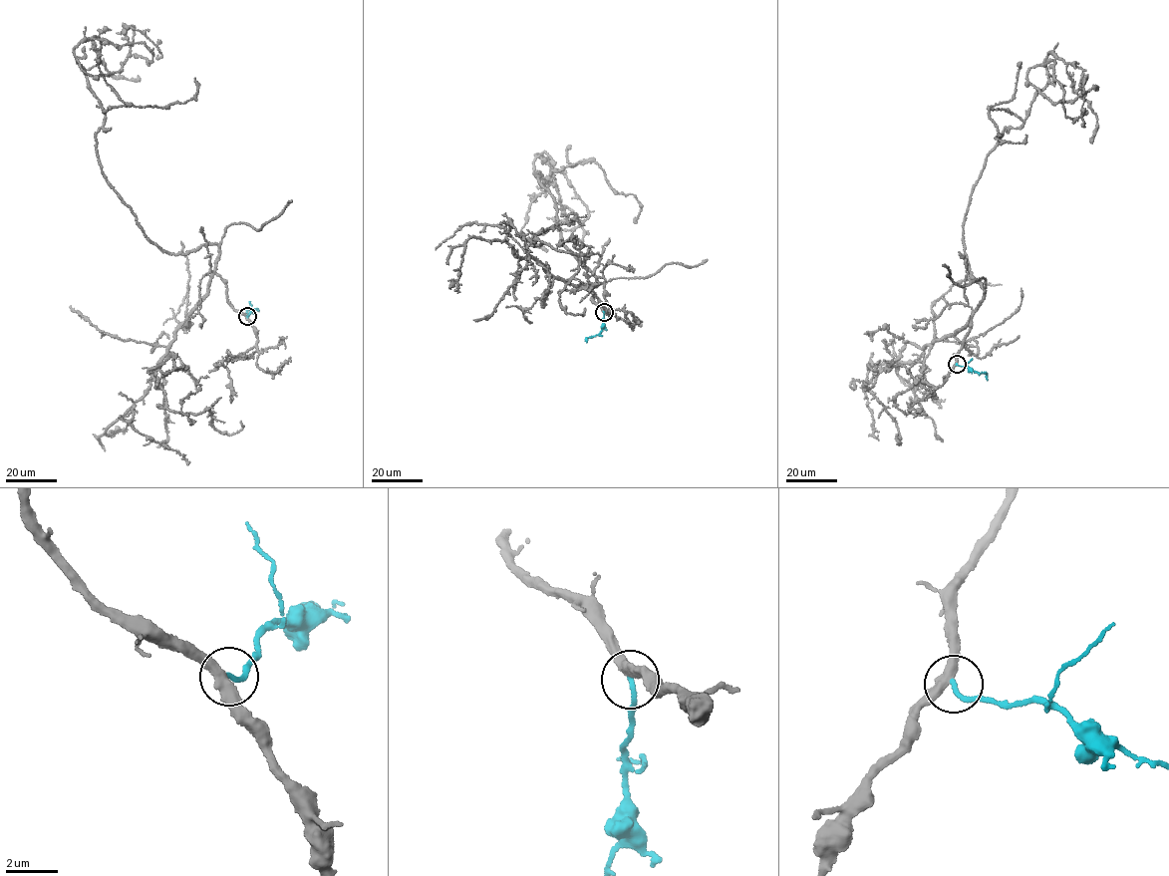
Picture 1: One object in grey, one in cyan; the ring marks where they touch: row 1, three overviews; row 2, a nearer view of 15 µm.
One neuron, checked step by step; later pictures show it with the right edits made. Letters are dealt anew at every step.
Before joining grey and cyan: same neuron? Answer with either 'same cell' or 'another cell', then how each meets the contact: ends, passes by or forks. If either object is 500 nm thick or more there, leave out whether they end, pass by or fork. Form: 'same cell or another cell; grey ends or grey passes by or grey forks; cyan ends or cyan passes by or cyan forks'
same cell; grey passes by; cyan ends

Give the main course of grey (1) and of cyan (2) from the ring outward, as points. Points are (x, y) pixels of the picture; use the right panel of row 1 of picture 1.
1: (956, 364), (985, 292), (965, 214), (1047, 84), (1029, 68), (1055, 104), (1085, 79), (1084, 127)
2: (956, 364), (985, 373), (987, 380)

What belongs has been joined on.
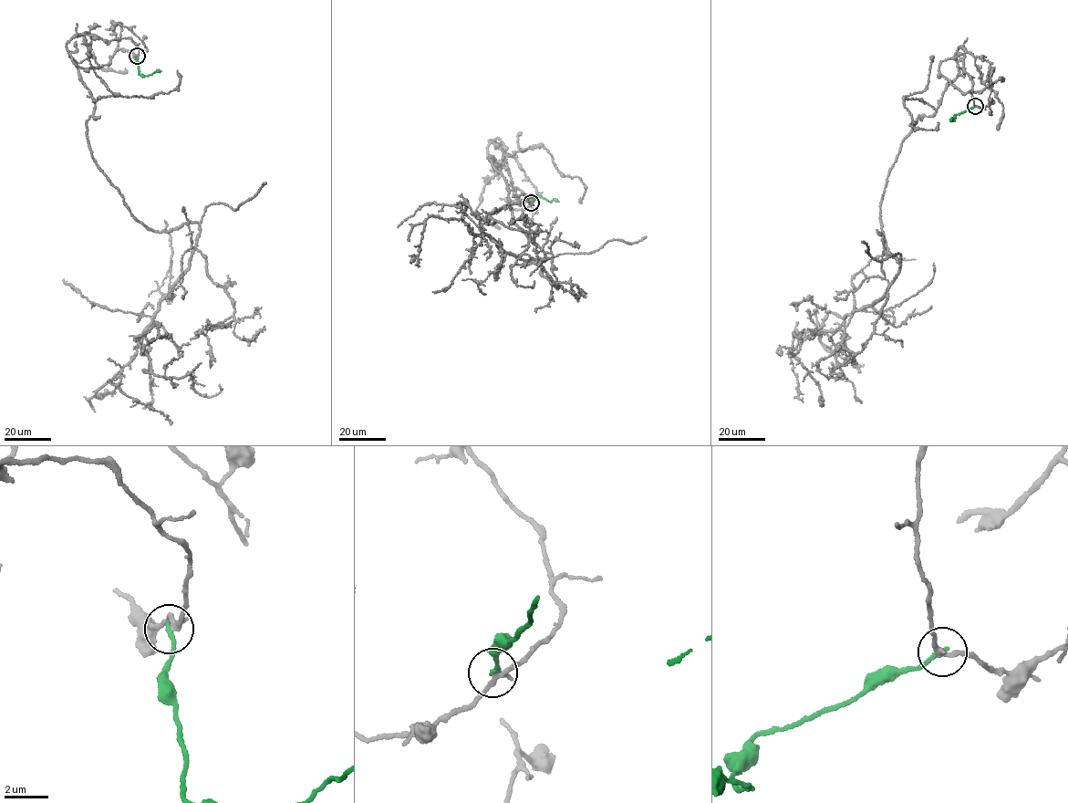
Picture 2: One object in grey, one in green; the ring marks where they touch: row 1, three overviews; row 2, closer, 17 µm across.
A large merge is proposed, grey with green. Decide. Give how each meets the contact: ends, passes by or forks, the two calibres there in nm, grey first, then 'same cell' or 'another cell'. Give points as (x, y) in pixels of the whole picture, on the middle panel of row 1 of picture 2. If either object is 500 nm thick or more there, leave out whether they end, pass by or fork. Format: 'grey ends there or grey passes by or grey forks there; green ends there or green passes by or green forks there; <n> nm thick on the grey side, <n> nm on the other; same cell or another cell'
grey passes by; green ends there; 240 nm thick on the grey side, 200 nm on the other; another cell

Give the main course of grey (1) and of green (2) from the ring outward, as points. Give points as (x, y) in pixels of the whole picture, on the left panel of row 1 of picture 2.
1: (137, 56), (67, 44), (131, 215), (199, 224), (134, 338), (152, 373), (219, 385)
2: (137, 56), (139, 74), (148, 76), (161, 71)

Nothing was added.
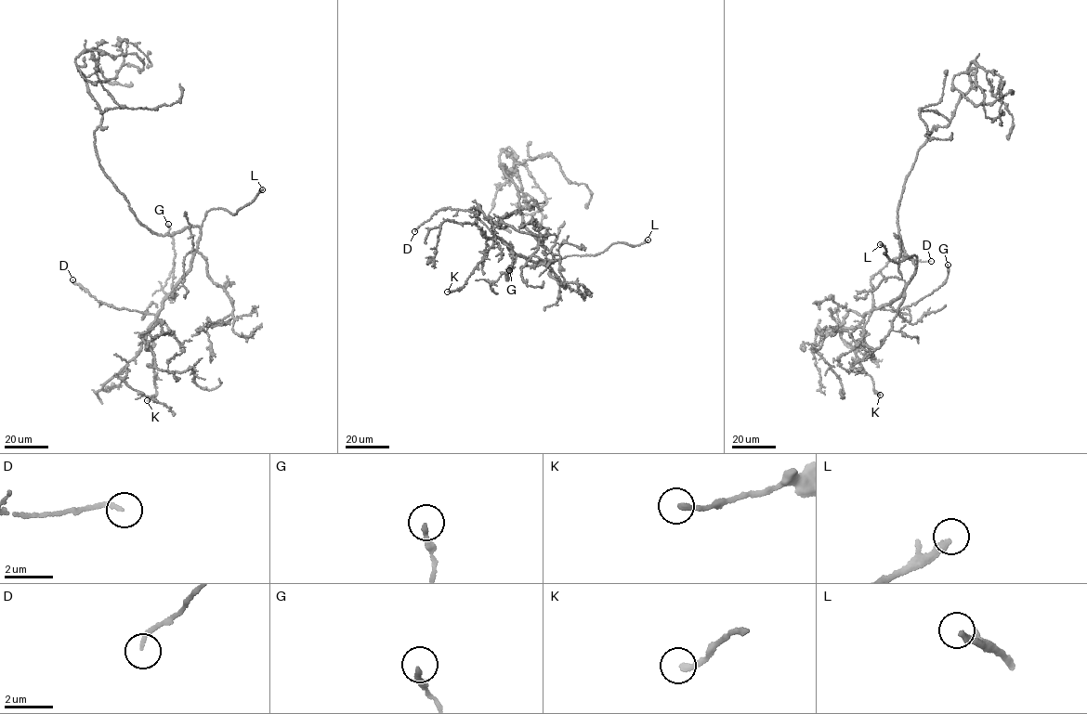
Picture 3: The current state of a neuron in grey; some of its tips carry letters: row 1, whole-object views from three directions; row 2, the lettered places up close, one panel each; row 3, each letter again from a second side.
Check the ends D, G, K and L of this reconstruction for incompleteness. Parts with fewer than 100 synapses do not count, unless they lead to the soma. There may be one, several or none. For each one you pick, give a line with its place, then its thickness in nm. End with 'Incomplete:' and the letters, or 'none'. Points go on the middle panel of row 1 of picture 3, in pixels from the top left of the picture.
L: (648, 240) | 240 nm
Incomplete: L

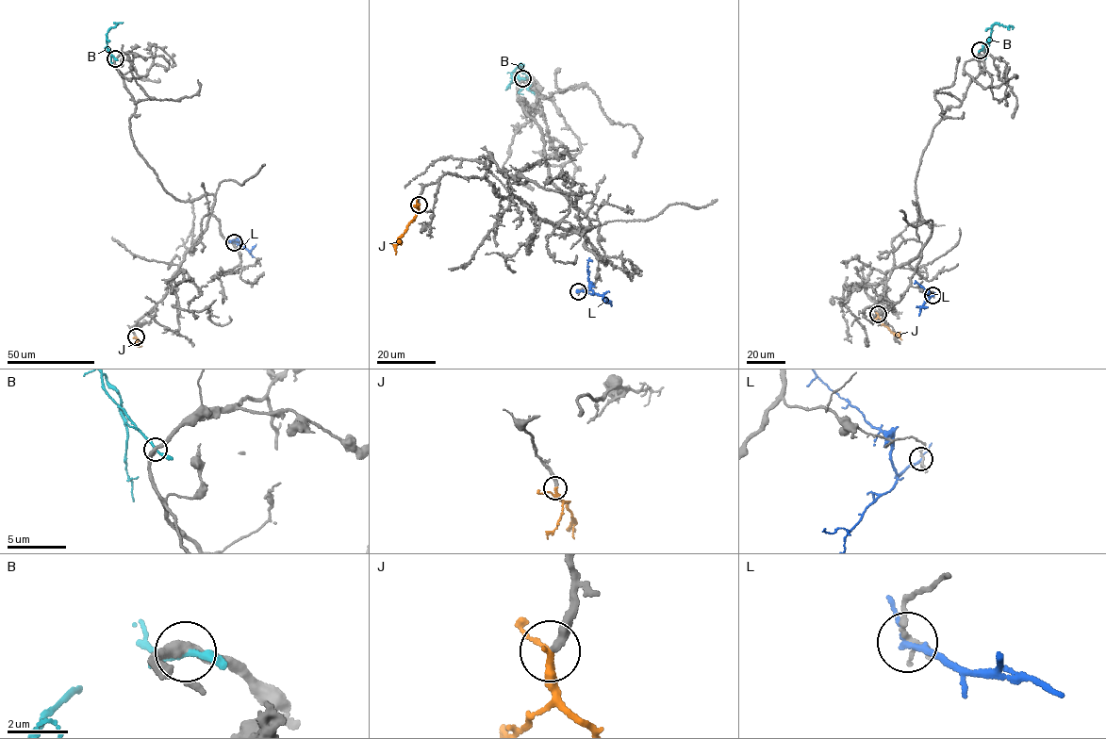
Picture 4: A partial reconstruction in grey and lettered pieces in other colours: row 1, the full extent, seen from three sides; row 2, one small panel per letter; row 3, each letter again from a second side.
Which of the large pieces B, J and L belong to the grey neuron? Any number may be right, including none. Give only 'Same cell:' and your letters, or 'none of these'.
Same cell: J

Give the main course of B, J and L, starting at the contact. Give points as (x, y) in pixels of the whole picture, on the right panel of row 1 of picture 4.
B: (980, 50), (988, 39), (993, 25), (1009, 25), (1012, 29)
J: (877, 314), (882, 323), (901, 339)
L: (933, 295), (929, 298), (921, 286), (914, 284)

